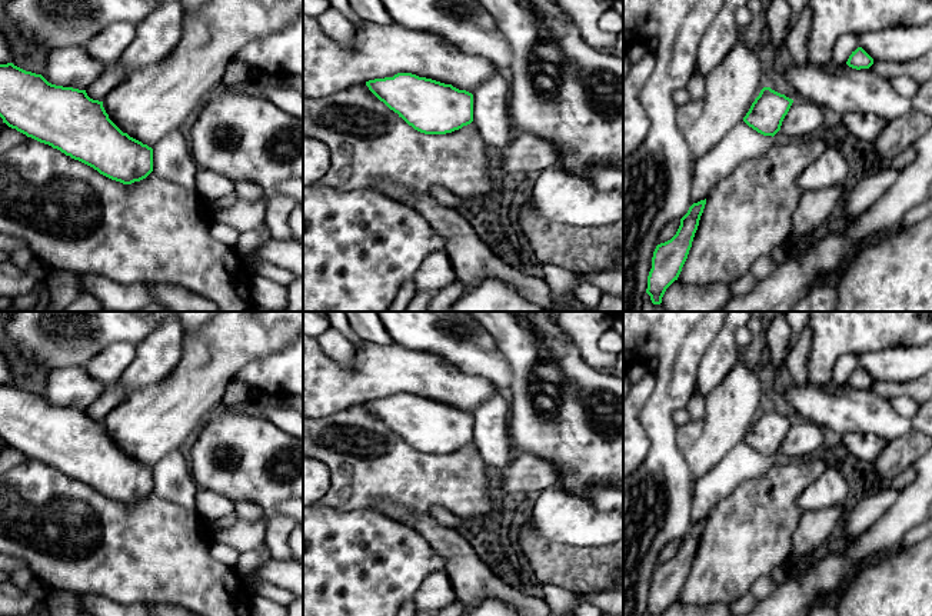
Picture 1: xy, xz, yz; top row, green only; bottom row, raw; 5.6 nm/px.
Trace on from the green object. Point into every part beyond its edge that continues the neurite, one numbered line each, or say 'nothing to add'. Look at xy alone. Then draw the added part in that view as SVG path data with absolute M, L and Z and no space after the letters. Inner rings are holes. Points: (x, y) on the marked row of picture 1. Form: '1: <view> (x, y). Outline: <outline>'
nothing to add

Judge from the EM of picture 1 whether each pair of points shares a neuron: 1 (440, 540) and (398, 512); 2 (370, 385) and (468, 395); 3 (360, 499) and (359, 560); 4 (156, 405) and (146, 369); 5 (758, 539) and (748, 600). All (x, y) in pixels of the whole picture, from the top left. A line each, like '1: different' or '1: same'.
1: same
2: same
3: different
4: different
5: different

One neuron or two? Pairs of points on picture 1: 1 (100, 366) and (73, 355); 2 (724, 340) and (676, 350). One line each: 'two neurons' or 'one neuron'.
1: two neurons
2: two neurons

